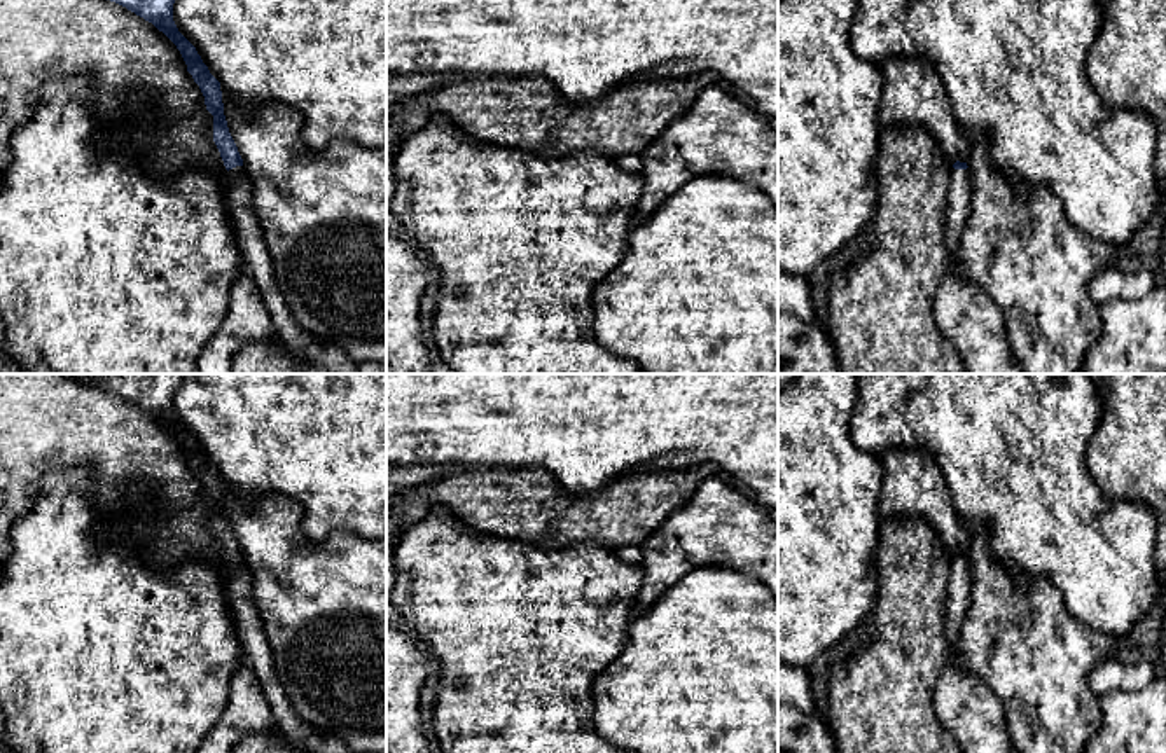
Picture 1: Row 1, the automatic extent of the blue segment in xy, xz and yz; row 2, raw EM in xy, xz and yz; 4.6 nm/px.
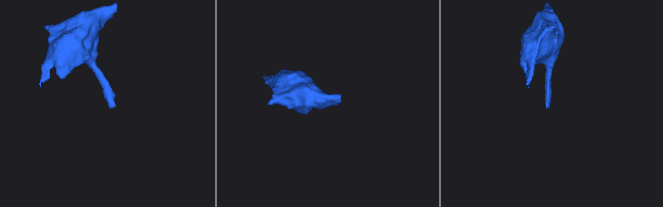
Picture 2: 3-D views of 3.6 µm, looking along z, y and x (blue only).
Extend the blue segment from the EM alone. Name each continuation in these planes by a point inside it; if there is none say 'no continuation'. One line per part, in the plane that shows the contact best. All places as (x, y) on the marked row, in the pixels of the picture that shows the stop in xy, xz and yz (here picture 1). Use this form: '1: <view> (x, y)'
1: xy (303, 346)

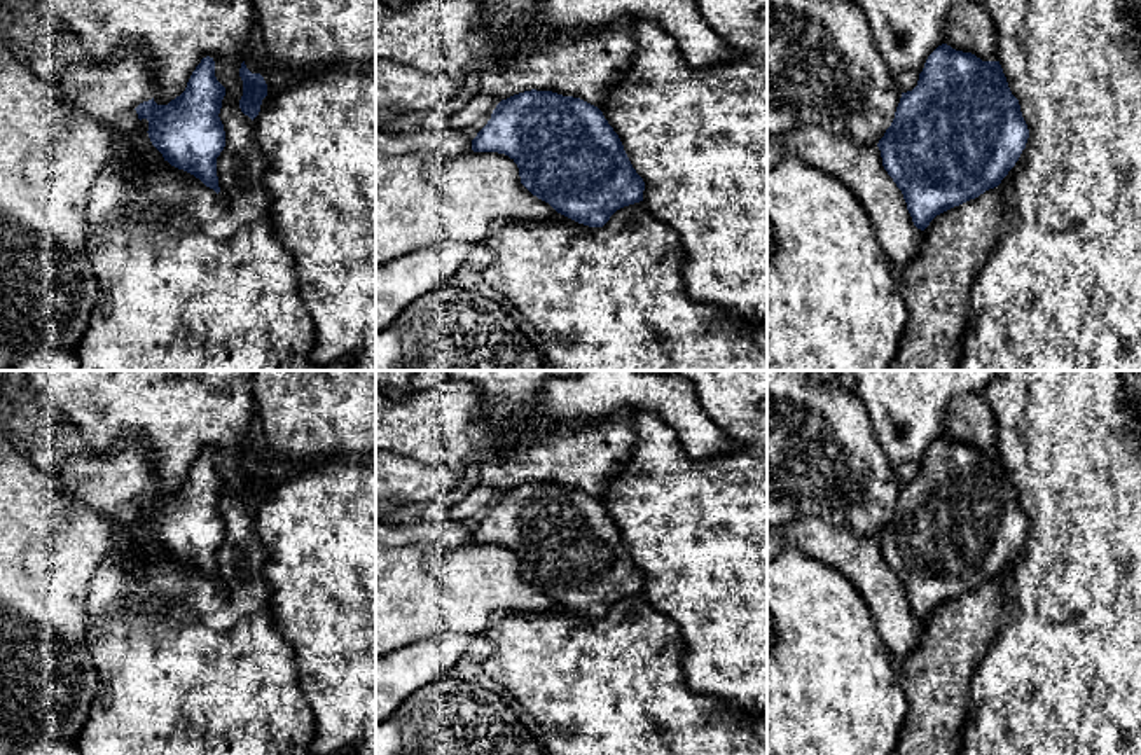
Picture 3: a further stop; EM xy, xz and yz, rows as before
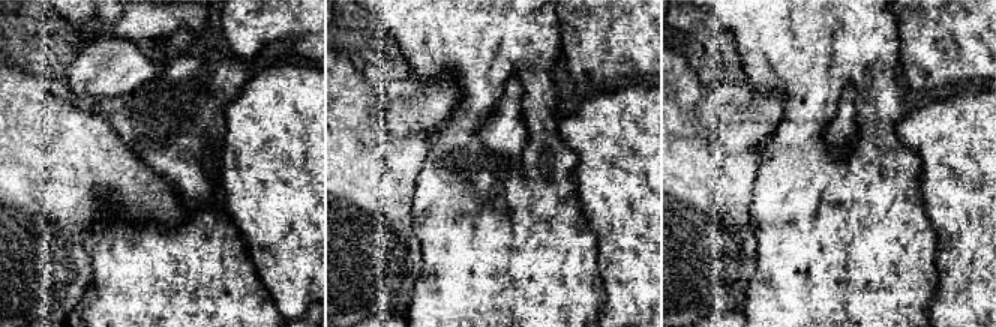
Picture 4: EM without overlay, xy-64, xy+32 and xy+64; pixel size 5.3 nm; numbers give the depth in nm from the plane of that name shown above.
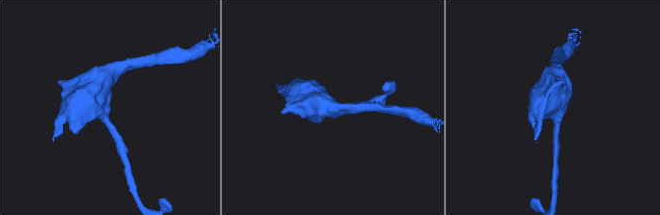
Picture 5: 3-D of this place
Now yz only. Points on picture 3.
no continuation

